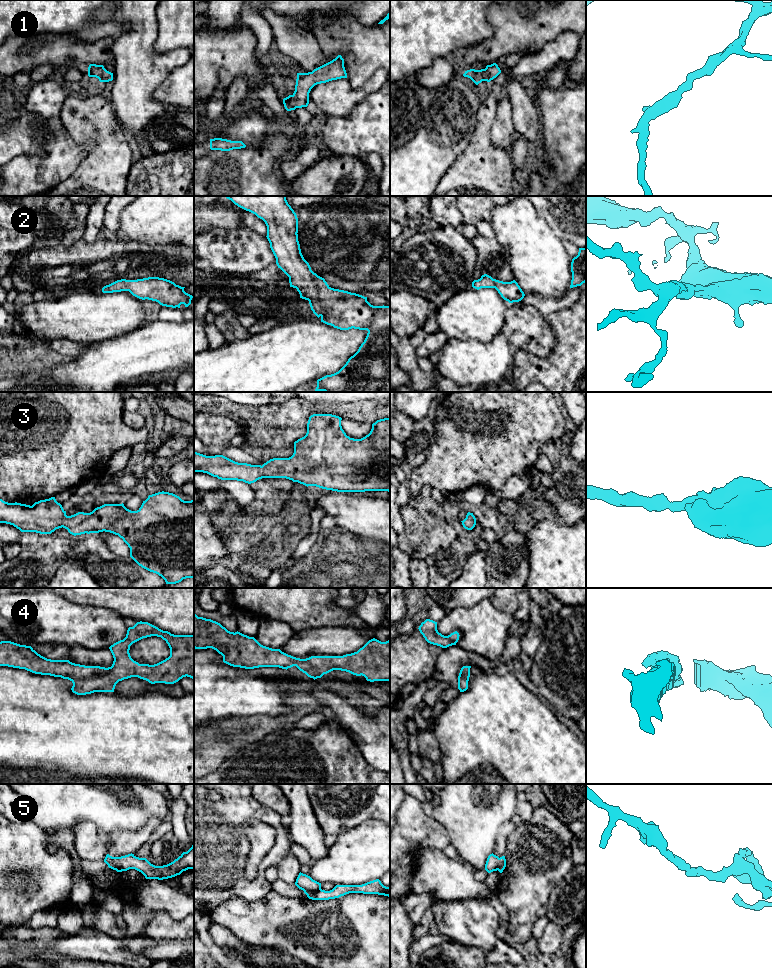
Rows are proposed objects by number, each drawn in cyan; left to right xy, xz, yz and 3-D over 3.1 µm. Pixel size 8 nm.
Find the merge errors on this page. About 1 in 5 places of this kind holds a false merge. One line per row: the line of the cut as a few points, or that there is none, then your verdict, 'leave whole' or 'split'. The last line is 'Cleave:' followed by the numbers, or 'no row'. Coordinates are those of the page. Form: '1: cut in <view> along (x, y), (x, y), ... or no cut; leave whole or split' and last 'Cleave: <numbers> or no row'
1: no cut; leave whole
2: no cut; leave whole
3: no cut; leave whole
4: no cut; leave whole
5: no cut; leave whole
Cleave: no row

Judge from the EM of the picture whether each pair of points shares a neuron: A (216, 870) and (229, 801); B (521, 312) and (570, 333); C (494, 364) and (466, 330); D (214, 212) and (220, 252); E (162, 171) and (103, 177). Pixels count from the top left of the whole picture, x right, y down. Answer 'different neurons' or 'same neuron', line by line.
A: same neuron
B: different neurons
C: different neurons
D: different neurons
E: different neurons

